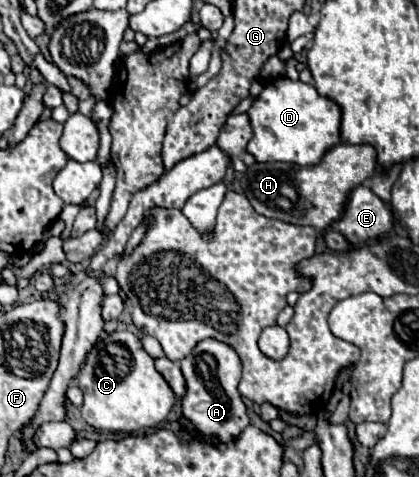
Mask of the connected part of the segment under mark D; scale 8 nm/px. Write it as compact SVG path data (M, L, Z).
M277 78L265 84L261 96L249 108L249 118L253 126L253 138L247 144L247 152L257 158L257 162L285 162L296 166L311 166L318 164L323 158L323 150L327 146L337 146L341 142L341 108L335 100L321 96L315 86L293 82L289 78Z

